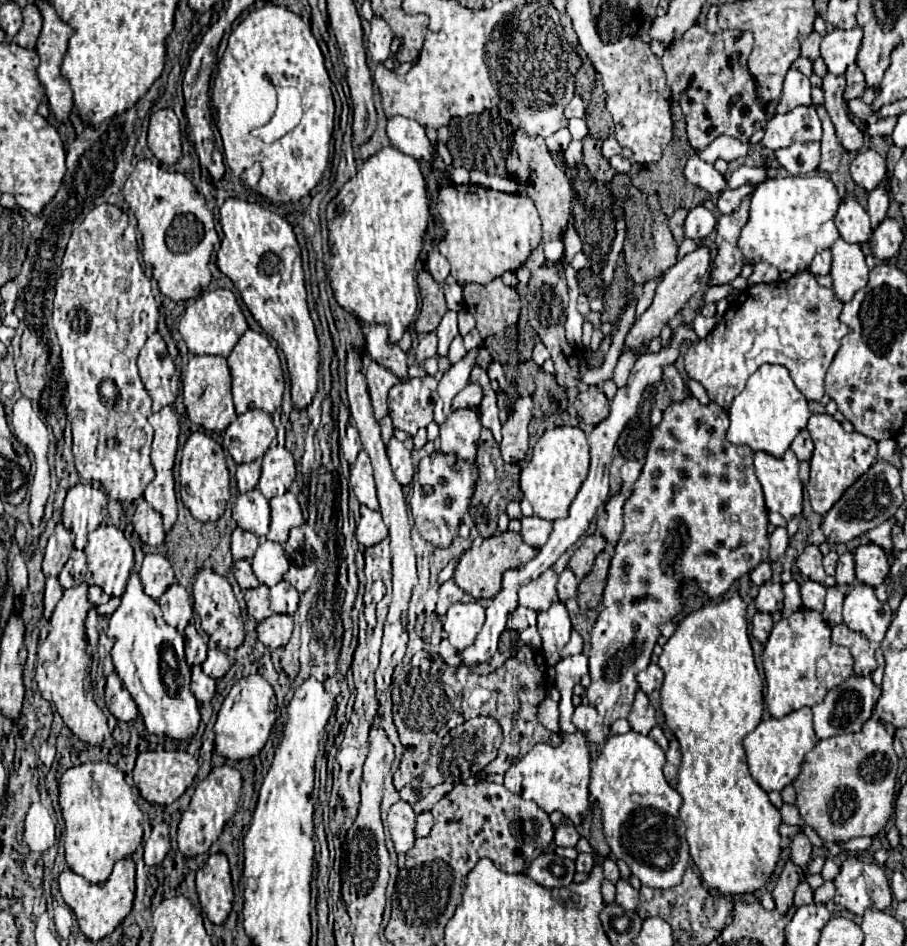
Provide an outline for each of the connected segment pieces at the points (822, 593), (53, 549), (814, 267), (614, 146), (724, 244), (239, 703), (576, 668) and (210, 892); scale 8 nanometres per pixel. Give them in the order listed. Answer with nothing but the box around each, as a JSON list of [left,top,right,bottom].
[[800,581,826,611],[42,523,74,577],[810,249,832,275],[602,137,622,159],[708,195,750,287],[214,675,276,761],[556,653,588,733],[196,853,232,925]]

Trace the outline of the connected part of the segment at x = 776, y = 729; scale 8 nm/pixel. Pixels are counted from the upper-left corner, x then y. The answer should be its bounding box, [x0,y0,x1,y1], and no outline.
[744,707,818,793]

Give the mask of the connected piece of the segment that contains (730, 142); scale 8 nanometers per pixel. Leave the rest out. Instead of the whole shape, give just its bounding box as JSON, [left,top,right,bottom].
[698,135,746,163]

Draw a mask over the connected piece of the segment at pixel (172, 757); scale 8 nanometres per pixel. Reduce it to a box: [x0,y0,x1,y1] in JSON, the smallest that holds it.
[134,751,198,805]

